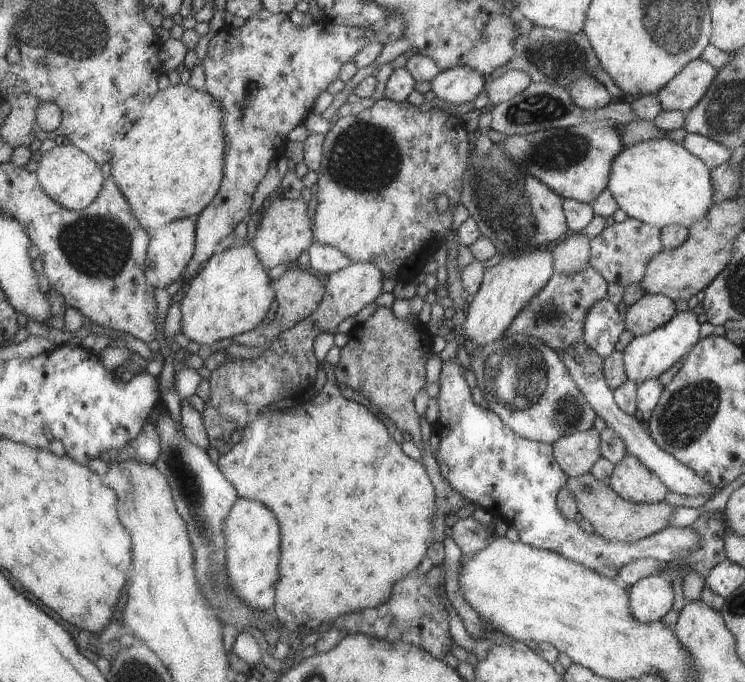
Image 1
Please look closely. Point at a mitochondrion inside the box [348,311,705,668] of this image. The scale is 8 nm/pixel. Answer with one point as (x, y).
(515, 376)

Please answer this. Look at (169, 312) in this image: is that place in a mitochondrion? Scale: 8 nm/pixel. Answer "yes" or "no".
no

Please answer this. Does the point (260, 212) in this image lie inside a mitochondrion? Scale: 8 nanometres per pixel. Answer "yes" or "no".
no

